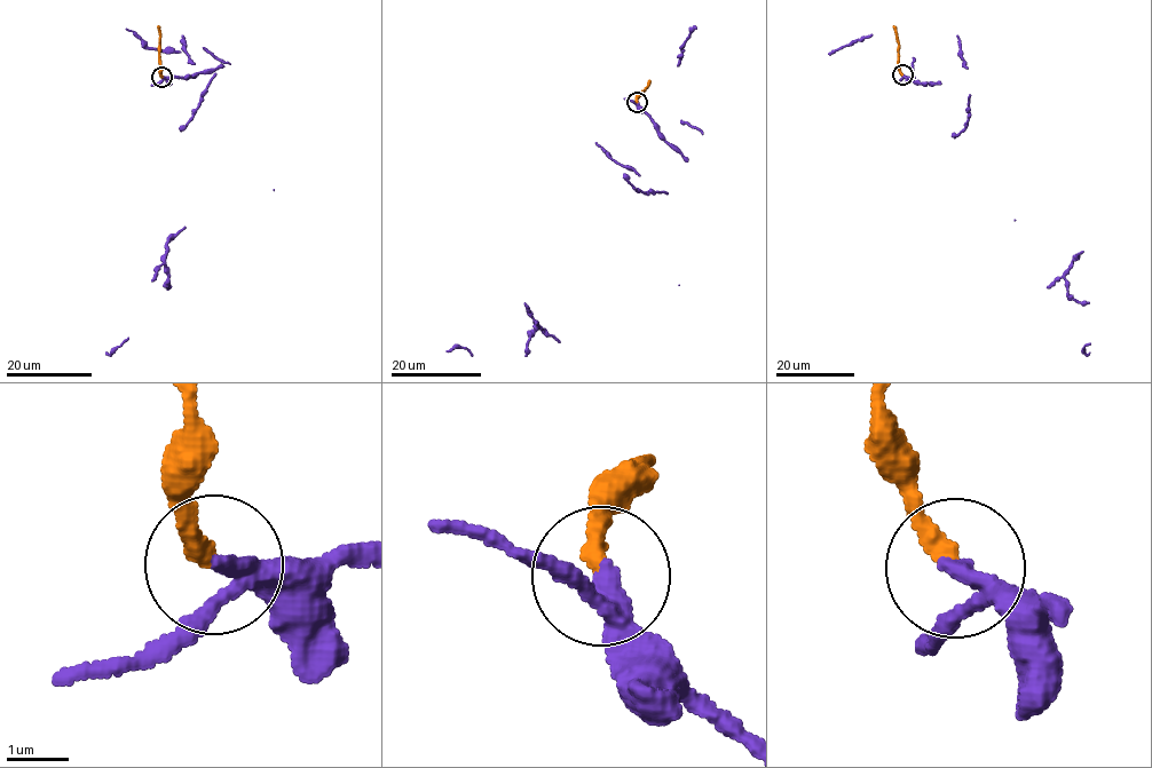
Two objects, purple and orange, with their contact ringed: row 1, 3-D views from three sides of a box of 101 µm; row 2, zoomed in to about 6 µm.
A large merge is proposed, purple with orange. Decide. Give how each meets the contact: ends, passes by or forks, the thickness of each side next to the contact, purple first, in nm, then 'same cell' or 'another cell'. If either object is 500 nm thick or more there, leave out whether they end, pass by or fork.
purple passes by; orange ends there; 240 nm thick on the purple side, 300 nm on the other; another cell

